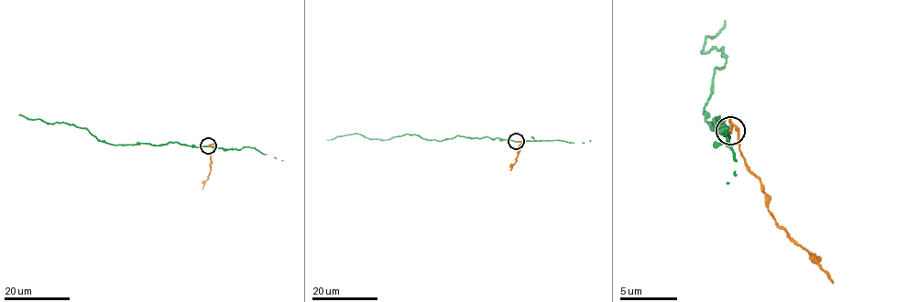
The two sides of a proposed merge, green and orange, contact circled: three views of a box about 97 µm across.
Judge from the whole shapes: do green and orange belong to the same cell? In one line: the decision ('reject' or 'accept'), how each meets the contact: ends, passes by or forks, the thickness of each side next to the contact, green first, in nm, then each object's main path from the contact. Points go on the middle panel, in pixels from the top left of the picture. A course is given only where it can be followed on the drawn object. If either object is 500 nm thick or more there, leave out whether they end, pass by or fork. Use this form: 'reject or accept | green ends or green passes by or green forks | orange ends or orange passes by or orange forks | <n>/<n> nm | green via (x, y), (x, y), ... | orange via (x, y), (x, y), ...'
reject | green passes by | orange ends | 200/200 nm | green via (517, 141), (456, 135), (438, 141), (407, 134), (383, 140), (359, 134), (326, 139) | orange via (517, 141), (521, 143), (510, 170)

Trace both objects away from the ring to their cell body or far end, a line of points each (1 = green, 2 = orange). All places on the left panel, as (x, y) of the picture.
1: (209, 145), (191, 147), (178, 142), (111, 145), (99, 141), (85, 128), (47, 124), (18, 114)
2: (209, 145), (213, 145), (210, 170), (202, 188)

